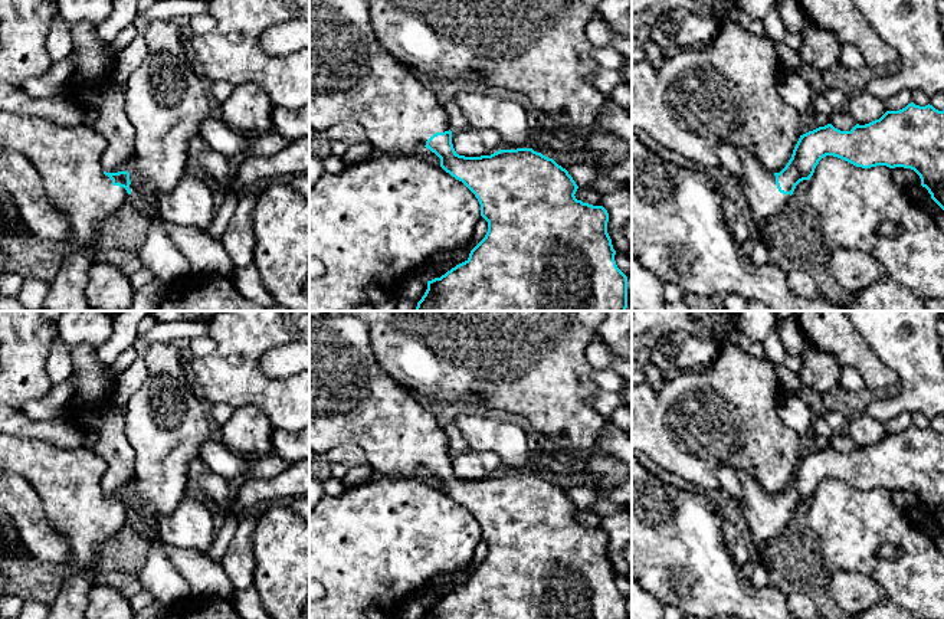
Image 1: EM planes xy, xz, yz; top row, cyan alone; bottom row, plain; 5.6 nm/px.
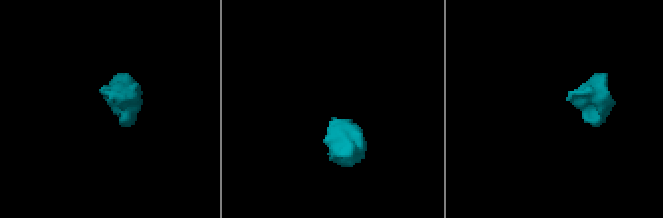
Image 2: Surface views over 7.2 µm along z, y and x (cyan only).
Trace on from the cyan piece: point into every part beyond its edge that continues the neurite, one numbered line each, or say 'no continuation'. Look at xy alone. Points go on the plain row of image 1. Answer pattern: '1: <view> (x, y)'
1: xy (68, 481)

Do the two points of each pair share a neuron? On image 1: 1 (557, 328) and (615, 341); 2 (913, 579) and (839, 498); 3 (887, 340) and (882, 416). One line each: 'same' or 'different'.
1: different
2: same
3: same

